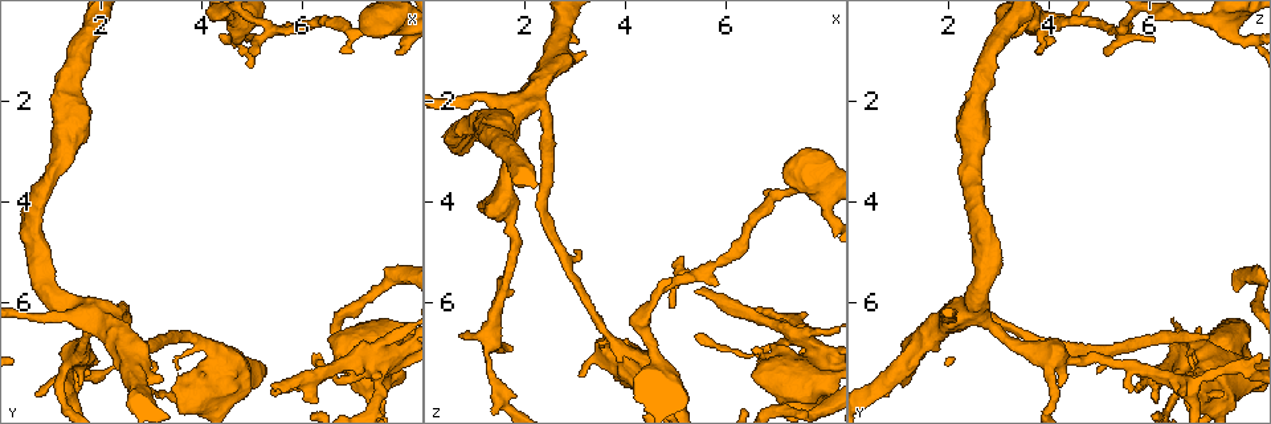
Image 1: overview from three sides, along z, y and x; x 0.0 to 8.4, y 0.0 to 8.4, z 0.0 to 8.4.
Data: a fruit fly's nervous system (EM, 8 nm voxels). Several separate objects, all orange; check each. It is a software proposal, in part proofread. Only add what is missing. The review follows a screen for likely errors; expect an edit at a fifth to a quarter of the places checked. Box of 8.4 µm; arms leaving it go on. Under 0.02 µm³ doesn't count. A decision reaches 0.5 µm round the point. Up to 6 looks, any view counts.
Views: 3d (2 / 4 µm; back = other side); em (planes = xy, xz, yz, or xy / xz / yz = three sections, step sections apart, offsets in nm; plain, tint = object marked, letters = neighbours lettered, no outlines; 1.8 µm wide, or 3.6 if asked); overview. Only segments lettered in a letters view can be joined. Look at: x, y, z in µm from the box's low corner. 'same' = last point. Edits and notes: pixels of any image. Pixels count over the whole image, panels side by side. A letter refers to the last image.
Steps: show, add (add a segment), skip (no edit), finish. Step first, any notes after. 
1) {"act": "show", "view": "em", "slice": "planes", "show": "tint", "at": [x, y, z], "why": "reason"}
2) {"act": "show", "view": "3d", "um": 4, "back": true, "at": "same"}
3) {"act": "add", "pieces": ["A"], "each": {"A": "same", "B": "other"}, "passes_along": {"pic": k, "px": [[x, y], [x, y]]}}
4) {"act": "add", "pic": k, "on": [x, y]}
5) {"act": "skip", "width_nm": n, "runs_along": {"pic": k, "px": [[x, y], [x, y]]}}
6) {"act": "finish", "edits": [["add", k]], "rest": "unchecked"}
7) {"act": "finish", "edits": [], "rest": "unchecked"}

{"act": "show", "view": "3d", "um": 2, "at": [7.85, 1.10, 3.80], "why": "branch stops here"}

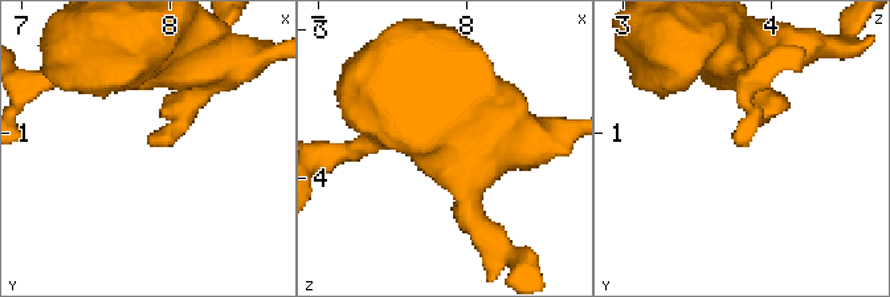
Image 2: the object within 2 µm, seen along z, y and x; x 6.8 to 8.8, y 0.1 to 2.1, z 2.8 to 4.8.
{"act": "show", "view": "em", "slice": "planes", "show": "letters", "at": [7.84, 1.08, 3.80]}

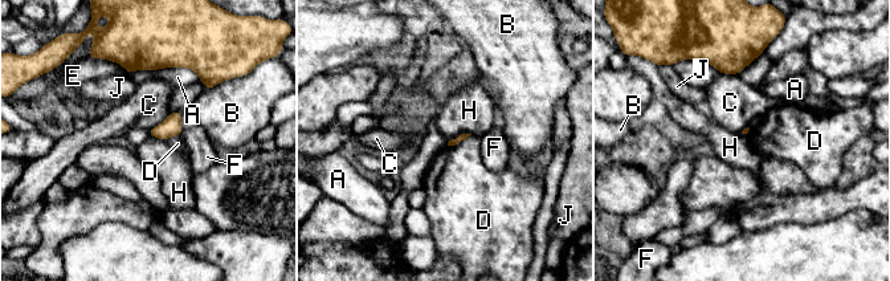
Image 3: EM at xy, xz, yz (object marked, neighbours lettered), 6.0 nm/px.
{"act": "skip", "each": {"A": "other", "B": "other", "C": "other", "D": "other", "E": "other", "F": "other", "H": "other", "J": "other"}, "border": {"pic": 3, "px": [[472, 134], [458, 134], [446, 142]]}, "found": "no lettered segment goes on from it"}

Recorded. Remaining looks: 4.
{"act": "show", "view": "3d", "um": 4, "at": [3.10, 7.30, 4.90], "why": "tapers out"}

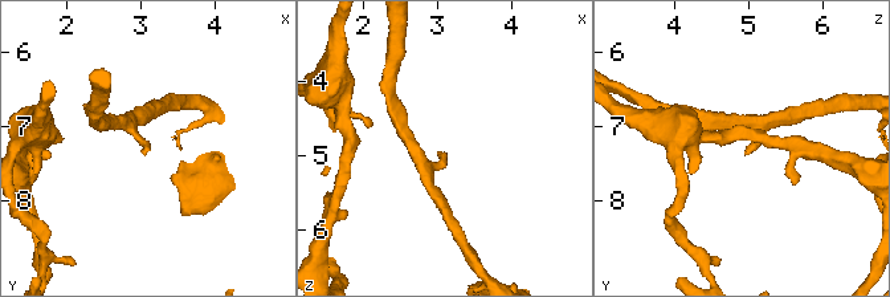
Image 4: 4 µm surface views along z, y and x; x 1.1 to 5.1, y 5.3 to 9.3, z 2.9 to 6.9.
{"act": "show", "view": "em", "slice": "xz", "step": 8, "show": "letters", "at": [3.05, 7.40, 5.00]}

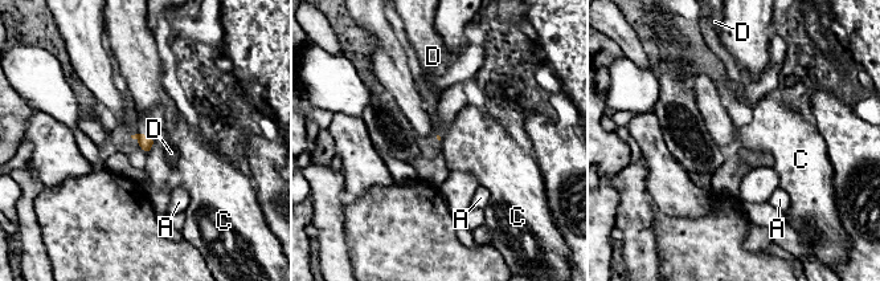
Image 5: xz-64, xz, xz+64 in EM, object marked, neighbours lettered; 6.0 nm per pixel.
{"act": "show", "view": "em", "slice": "planes", "show": "letters", "at": "same", "why": "another direction"}

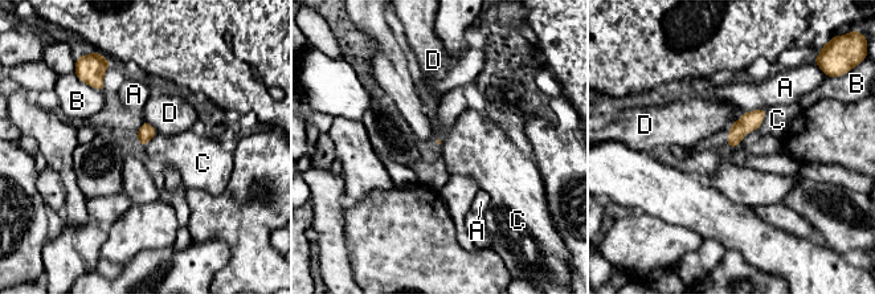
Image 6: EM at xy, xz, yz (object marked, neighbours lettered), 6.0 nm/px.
{"act": "skip", "each": {"A": "other", "B": "other", "C": "other", "D": "other"}, "found": "no lettered segment goes on from it"}

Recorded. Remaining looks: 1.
{"act": "finish", "edits": [], "rest": "unchecked"}

